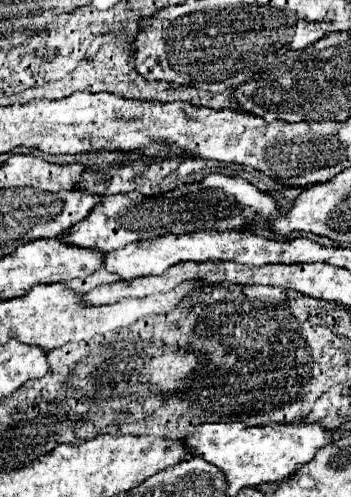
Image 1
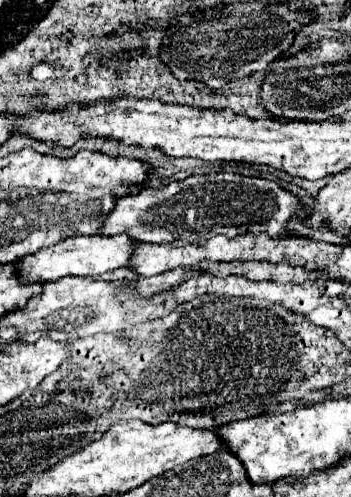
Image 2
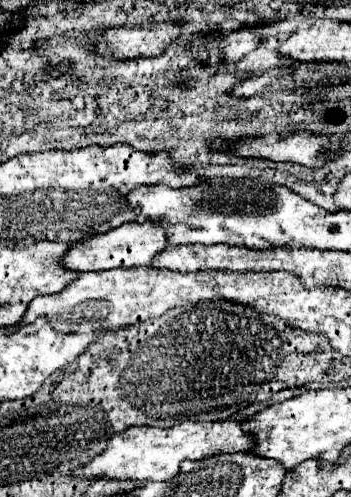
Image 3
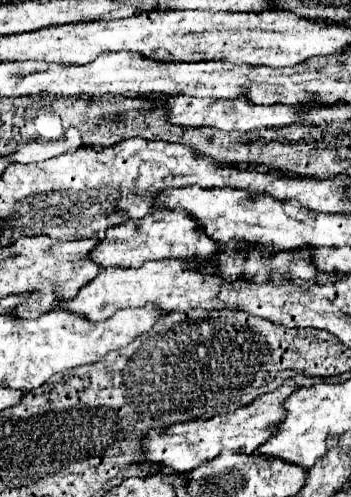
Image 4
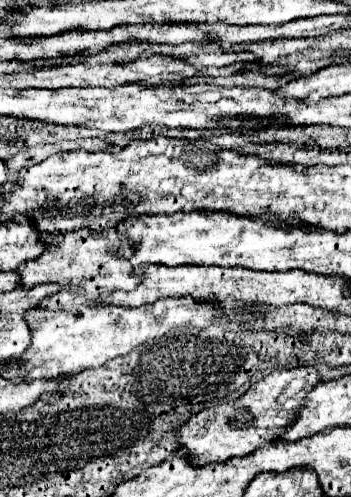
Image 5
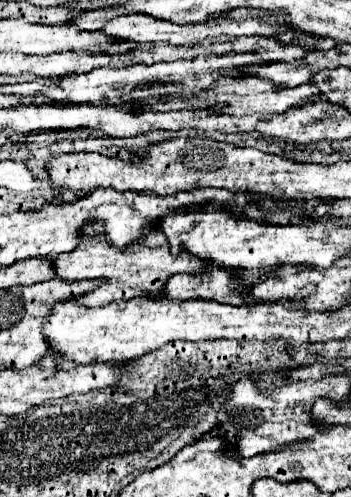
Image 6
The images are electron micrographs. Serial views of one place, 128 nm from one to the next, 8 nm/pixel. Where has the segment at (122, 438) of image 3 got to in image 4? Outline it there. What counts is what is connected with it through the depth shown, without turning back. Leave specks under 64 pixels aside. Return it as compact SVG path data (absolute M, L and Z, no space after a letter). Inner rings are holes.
M286 378L282 382L282 386L278 386L276 390L258 396L252 404L242 406L234 412L228 414L218 414L214 418L208 420L190 420L190 422L178 422L168 426L162 432L150 430L148 438L144 440L144 458L146 458L146 466L148 464L160 464L162 470L170 470L170 472L180 472L180 474L188 474L190 470L198 468L200 464L214 460L220 452L230 450L236 454L252 454L256 452L258 446L264 444L264 440L268 440L268 436L272 436L272 432L284 422L284 400L296 390L296 382L294 378Z

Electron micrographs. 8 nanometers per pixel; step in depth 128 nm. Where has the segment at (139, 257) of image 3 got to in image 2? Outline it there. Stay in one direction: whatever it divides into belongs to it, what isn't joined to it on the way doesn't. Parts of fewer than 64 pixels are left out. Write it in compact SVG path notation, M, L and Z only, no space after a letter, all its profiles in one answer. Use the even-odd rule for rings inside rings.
M116 234L116 236L74 236L68 238L60 244L54 244L52 248L42 248L40 252L34 252L32 256L24 256L18 260L18 268L20 274L26 280L32 282L56 282L62 276L100 276L108 270L116 270L128 264L130 256L134 254L138 242L134 242L130 236L126 234Z

